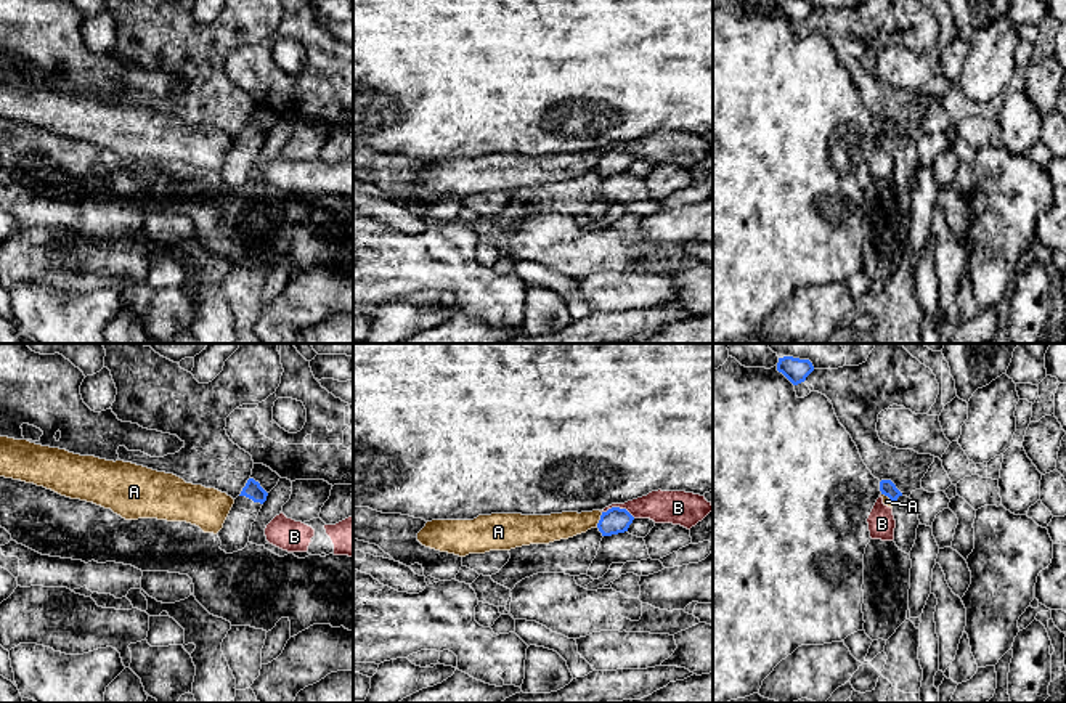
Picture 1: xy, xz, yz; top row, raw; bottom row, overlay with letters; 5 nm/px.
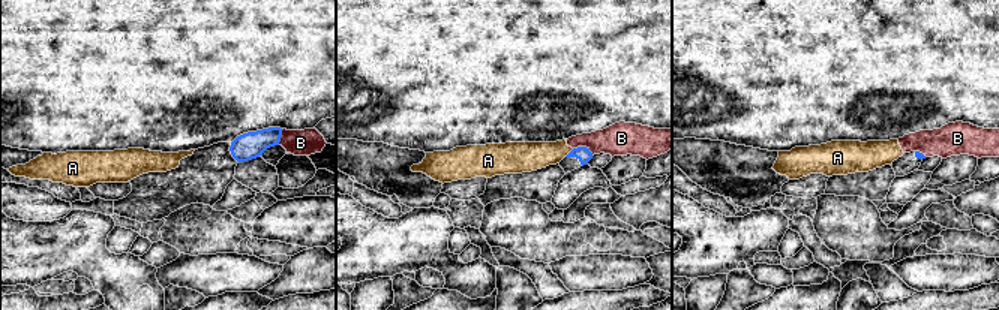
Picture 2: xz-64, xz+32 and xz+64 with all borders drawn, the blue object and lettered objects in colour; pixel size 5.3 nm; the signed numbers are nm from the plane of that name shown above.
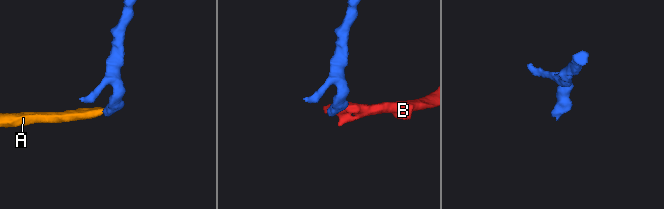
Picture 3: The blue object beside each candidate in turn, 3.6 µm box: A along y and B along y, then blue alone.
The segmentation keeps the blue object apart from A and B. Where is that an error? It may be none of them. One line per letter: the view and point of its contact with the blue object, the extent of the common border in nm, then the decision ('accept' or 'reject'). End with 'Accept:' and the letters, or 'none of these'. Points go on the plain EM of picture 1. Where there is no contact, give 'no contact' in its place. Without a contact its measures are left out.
A: xz (599, 161) | 90 nm | reject
B: xz (618, 148) | 170 nm | reject
Accept: none of these

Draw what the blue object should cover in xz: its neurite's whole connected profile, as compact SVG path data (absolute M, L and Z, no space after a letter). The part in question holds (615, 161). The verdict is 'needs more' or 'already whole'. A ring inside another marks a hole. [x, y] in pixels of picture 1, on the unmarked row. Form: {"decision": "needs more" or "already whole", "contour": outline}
{"decision": "already whole", "contour": "M612 148L602 152L597 169L602 177L612 177L628 172L633 161L634 157L626 149Z"}

